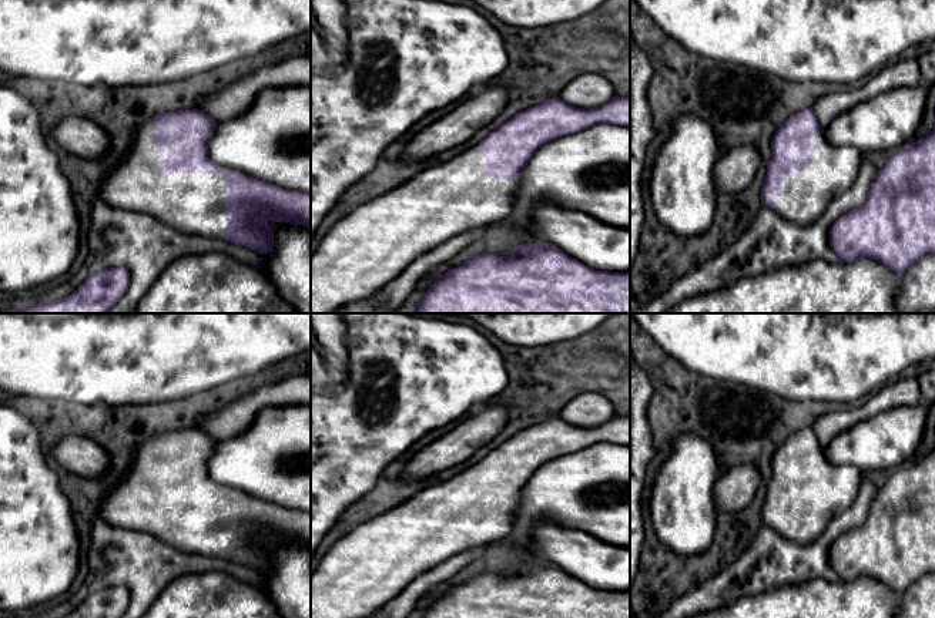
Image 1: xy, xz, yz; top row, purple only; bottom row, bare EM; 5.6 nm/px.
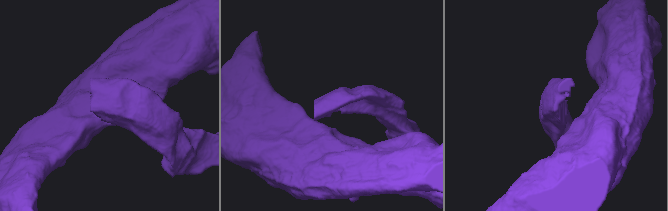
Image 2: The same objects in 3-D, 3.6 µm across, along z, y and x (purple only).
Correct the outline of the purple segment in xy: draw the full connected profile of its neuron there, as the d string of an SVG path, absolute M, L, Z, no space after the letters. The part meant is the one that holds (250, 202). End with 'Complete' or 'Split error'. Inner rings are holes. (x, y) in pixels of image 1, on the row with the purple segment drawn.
M201 110L162 112L138 127L125 159L101 181L98 198L144 212L190 235L225 239L261 255L274 249L268 221L304 225L311 234L311 195L281 188L224 168L212 161L208 144L218 122Z. Split error

